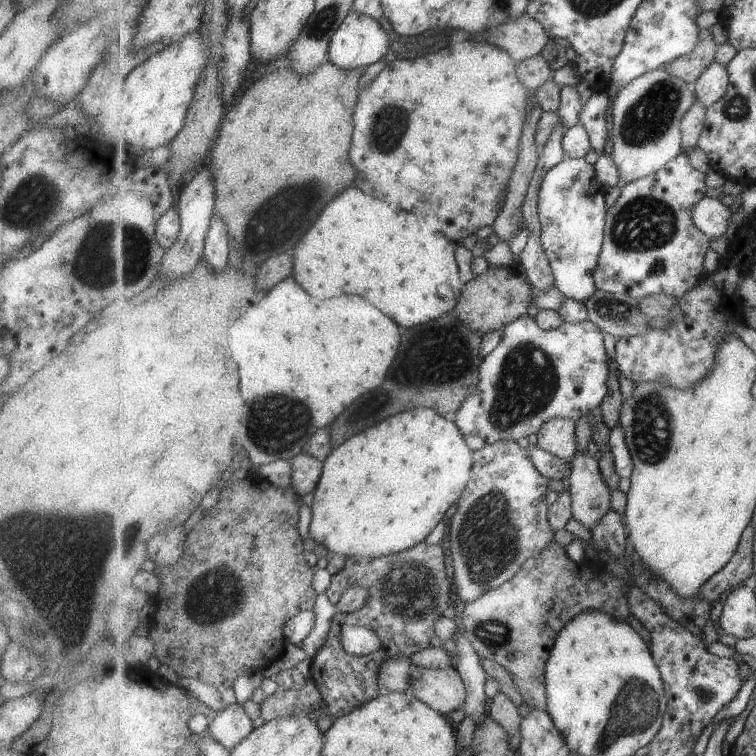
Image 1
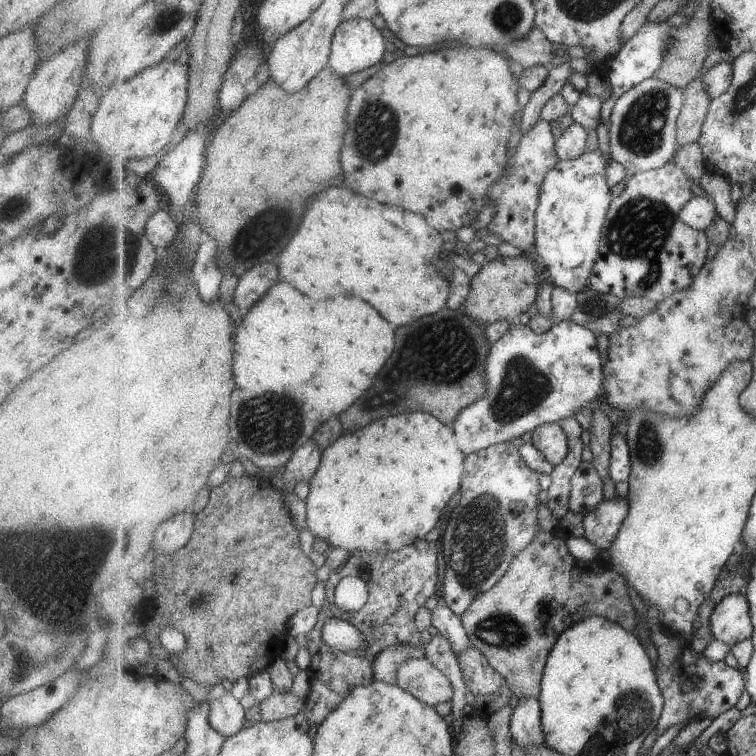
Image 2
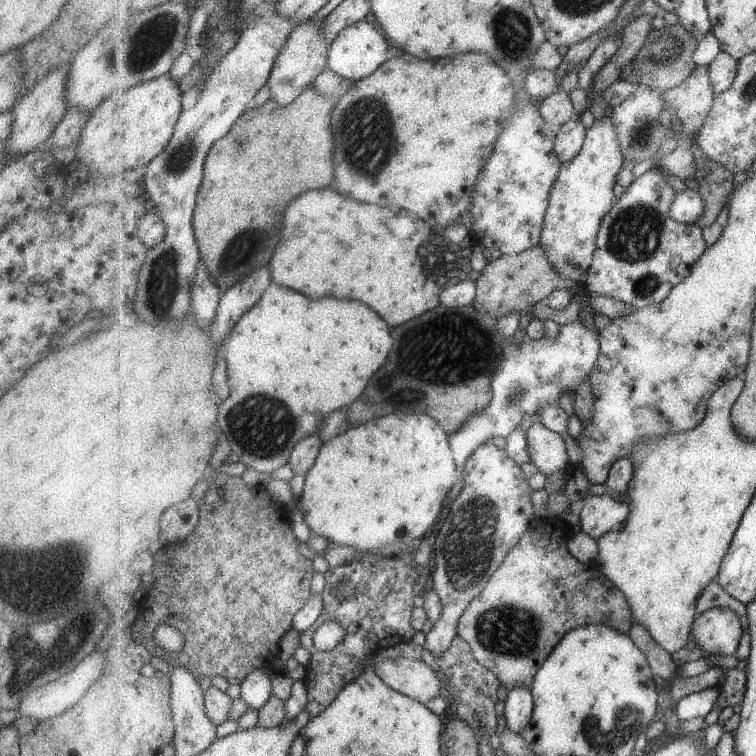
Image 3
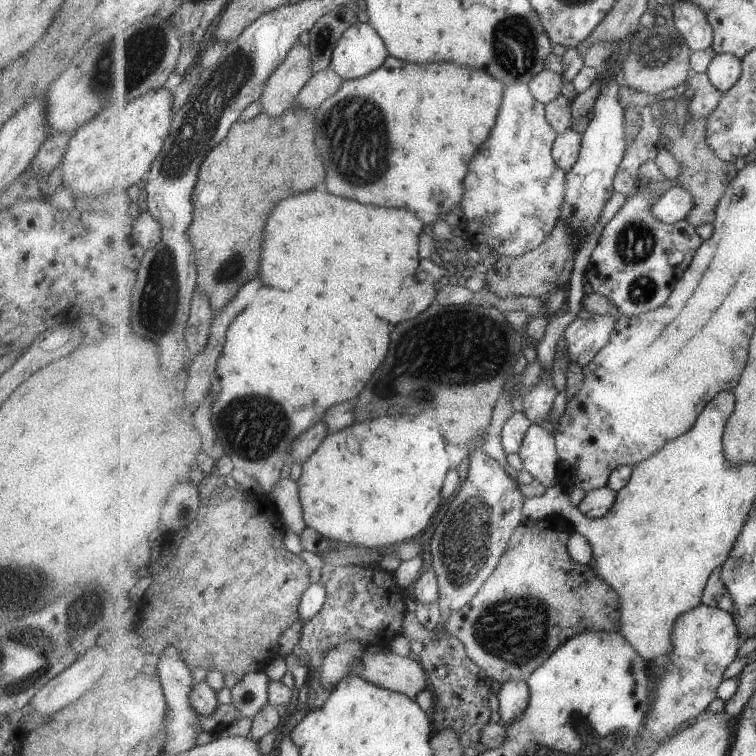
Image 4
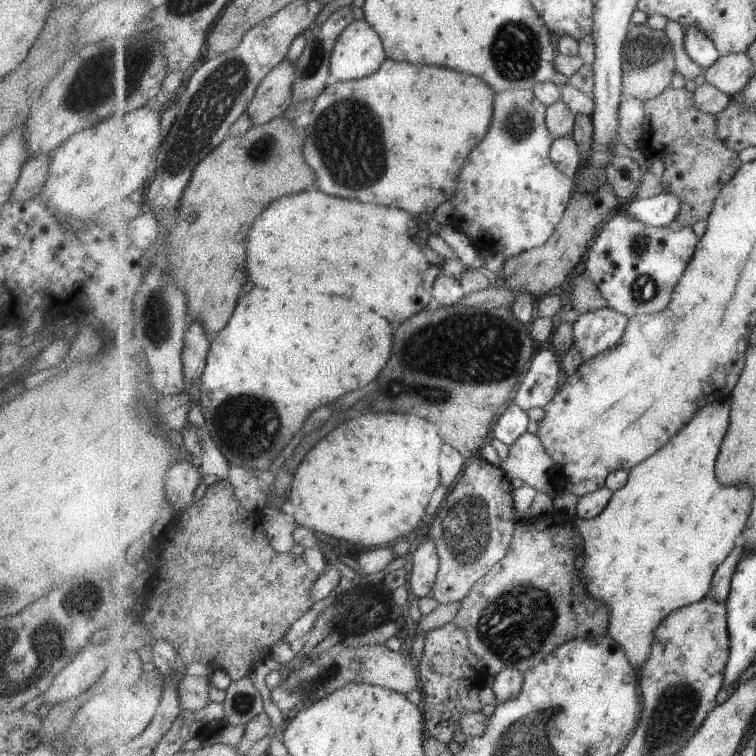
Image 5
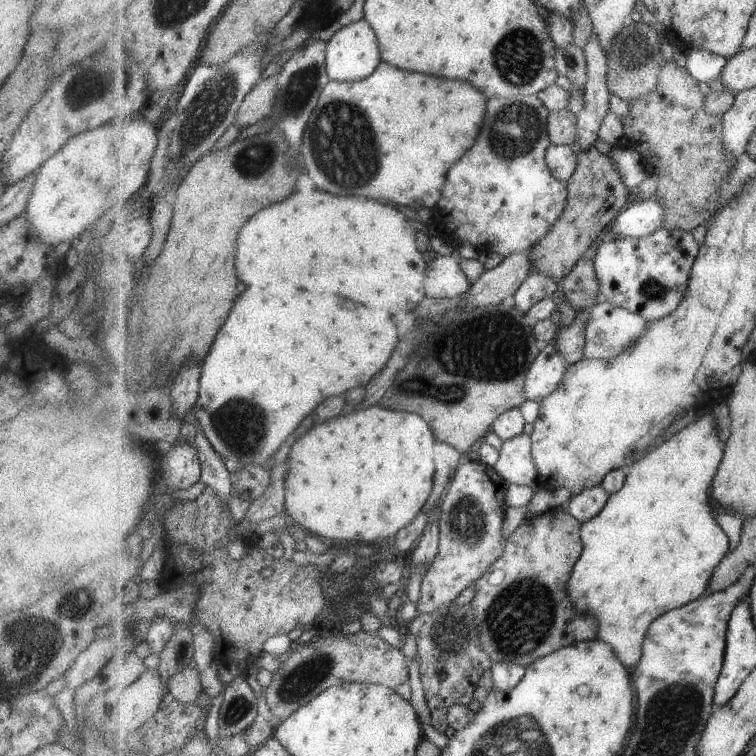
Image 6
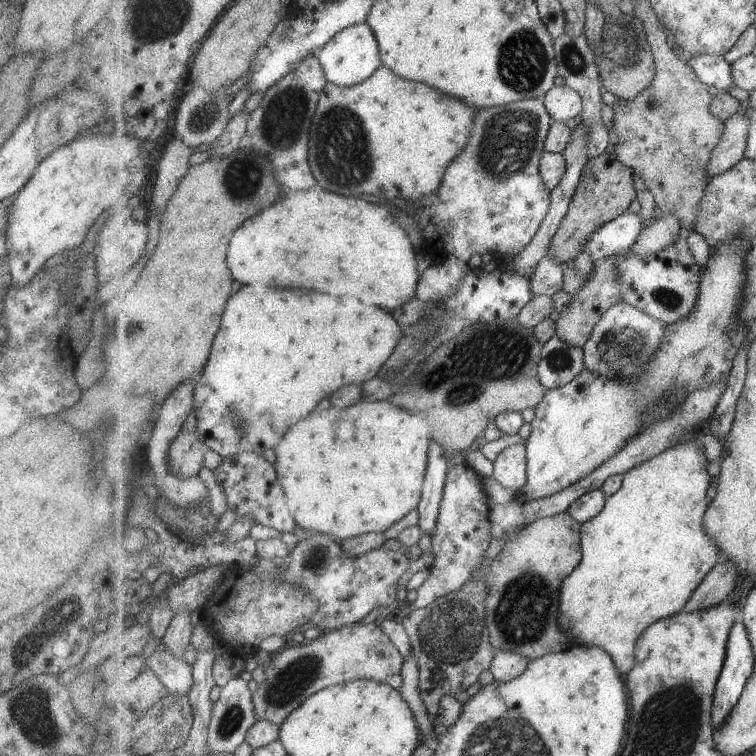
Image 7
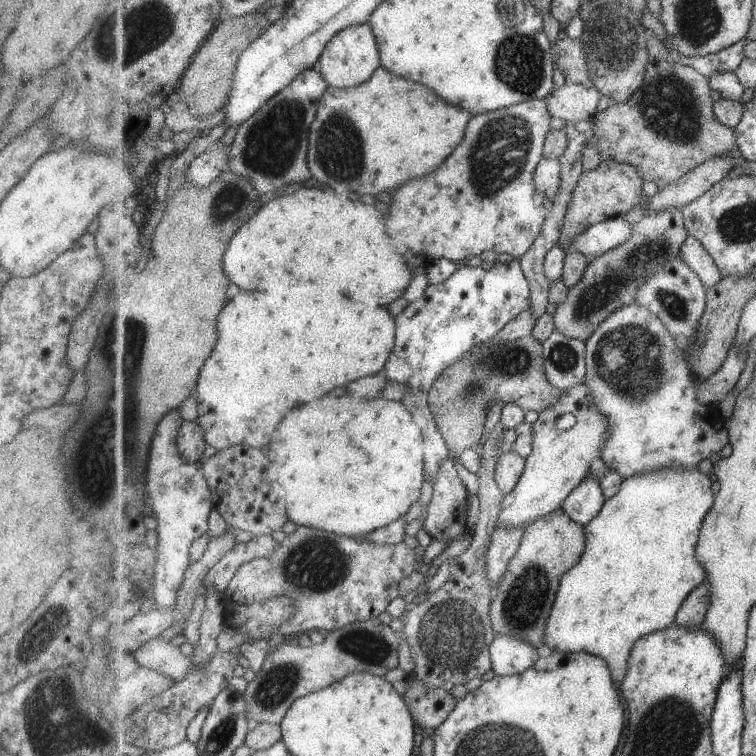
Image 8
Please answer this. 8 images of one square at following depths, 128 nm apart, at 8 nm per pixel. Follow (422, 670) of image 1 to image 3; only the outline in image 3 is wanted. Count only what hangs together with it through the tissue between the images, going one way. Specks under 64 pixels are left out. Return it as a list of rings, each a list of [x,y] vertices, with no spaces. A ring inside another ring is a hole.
[[[407,657],[385,659],[375,664],[378,675],[391,688],[427,704],[435,696],[444,695],[440,675],[421,659]]]

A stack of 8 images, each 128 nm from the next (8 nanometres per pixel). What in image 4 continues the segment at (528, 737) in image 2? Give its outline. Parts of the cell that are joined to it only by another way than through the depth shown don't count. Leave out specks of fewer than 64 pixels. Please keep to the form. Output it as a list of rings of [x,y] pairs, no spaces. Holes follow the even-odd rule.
[[[510,680],[501,684],[499,692],[499,714],[505,726],[513,724],[529,706],[530,686],[527,681]]]

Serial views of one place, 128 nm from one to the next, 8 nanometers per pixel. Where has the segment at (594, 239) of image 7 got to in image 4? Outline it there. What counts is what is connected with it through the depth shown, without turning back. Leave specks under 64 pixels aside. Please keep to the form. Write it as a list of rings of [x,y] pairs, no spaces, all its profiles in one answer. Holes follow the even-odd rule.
[[[681,186],[671,187],[652,201],[656,217],[664,223],[673,224],[685,220],[694,210],[696,200],[693,194]]]

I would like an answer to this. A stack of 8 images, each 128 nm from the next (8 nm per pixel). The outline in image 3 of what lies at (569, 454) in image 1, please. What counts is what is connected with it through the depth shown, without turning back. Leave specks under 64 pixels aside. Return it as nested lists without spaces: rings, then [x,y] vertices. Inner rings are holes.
[[[533,422],[528,430],[528,443],[532,462],[547,478],[561,471],[570,471],[567,444],[561,433]]]

